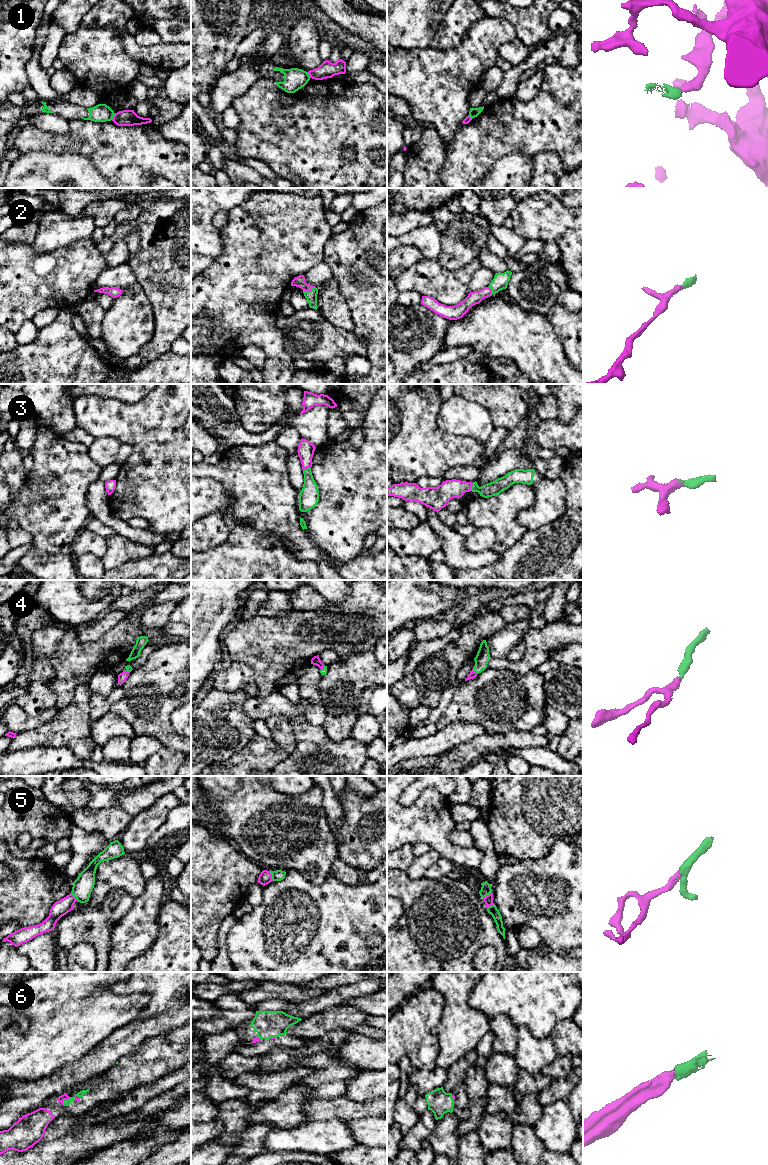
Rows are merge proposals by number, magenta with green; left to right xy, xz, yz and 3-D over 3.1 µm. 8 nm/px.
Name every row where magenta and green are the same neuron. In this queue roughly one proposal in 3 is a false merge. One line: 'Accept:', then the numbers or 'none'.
Accept: 2, 3, 4, 5, 6

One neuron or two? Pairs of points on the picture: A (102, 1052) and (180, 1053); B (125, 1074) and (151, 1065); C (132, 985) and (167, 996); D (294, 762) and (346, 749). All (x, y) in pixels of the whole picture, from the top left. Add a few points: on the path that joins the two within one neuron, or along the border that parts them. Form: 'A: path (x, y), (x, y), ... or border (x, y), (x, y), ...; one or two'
A: border (152, 1038), (148, 1038), (134, 1051), (117, 1060); two
B: path (131, 1071), (145, 1065); one
C: path (141, 985), (156, 985), (158, 987); one
D: path (307, 762), (320, 762), (333, 758); one

